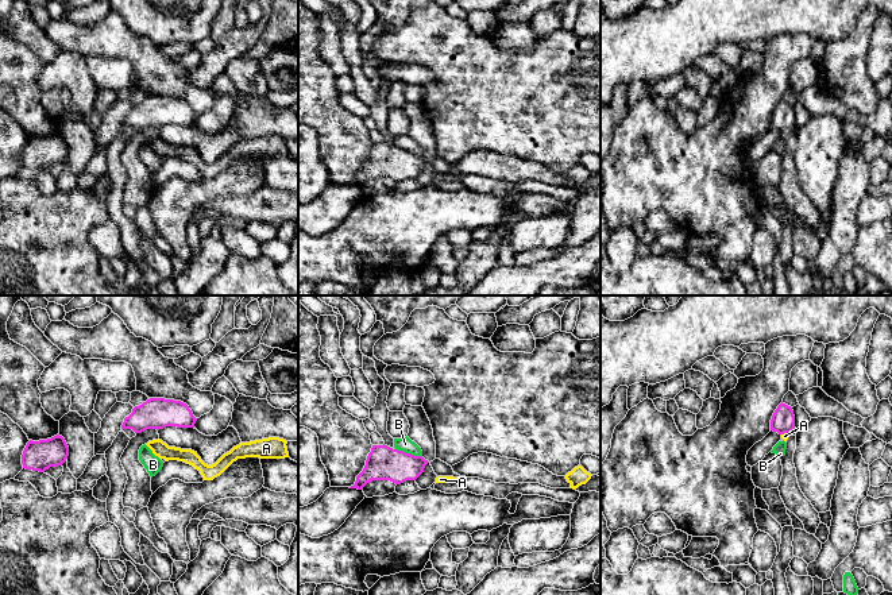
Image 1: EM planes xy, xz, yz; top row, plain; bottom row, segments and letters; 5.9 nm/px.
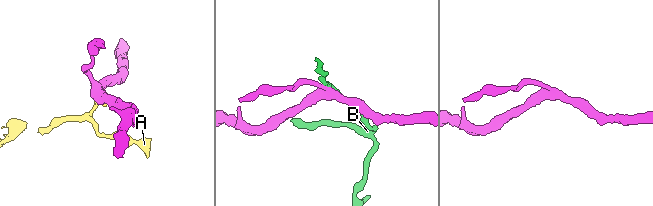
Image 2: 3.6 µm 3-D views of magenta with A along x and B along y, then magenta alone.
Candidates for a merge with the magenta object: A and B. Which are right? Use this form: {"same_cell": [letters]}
{"same_cell": []}

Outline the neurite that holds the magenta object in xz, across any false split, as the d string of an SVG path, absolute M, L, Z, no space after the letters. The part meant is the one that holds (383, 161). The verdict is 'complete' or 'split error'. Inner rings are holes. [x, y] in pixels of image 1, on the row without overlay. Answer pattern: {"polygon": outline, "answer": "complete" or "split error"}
{"polygon": "M372 143L363 169L350 186L363 188L372 178L390 178L401 182L406 178L416 178L429 159L422 154L414 154L387 143Z", "answer": "complete"}

